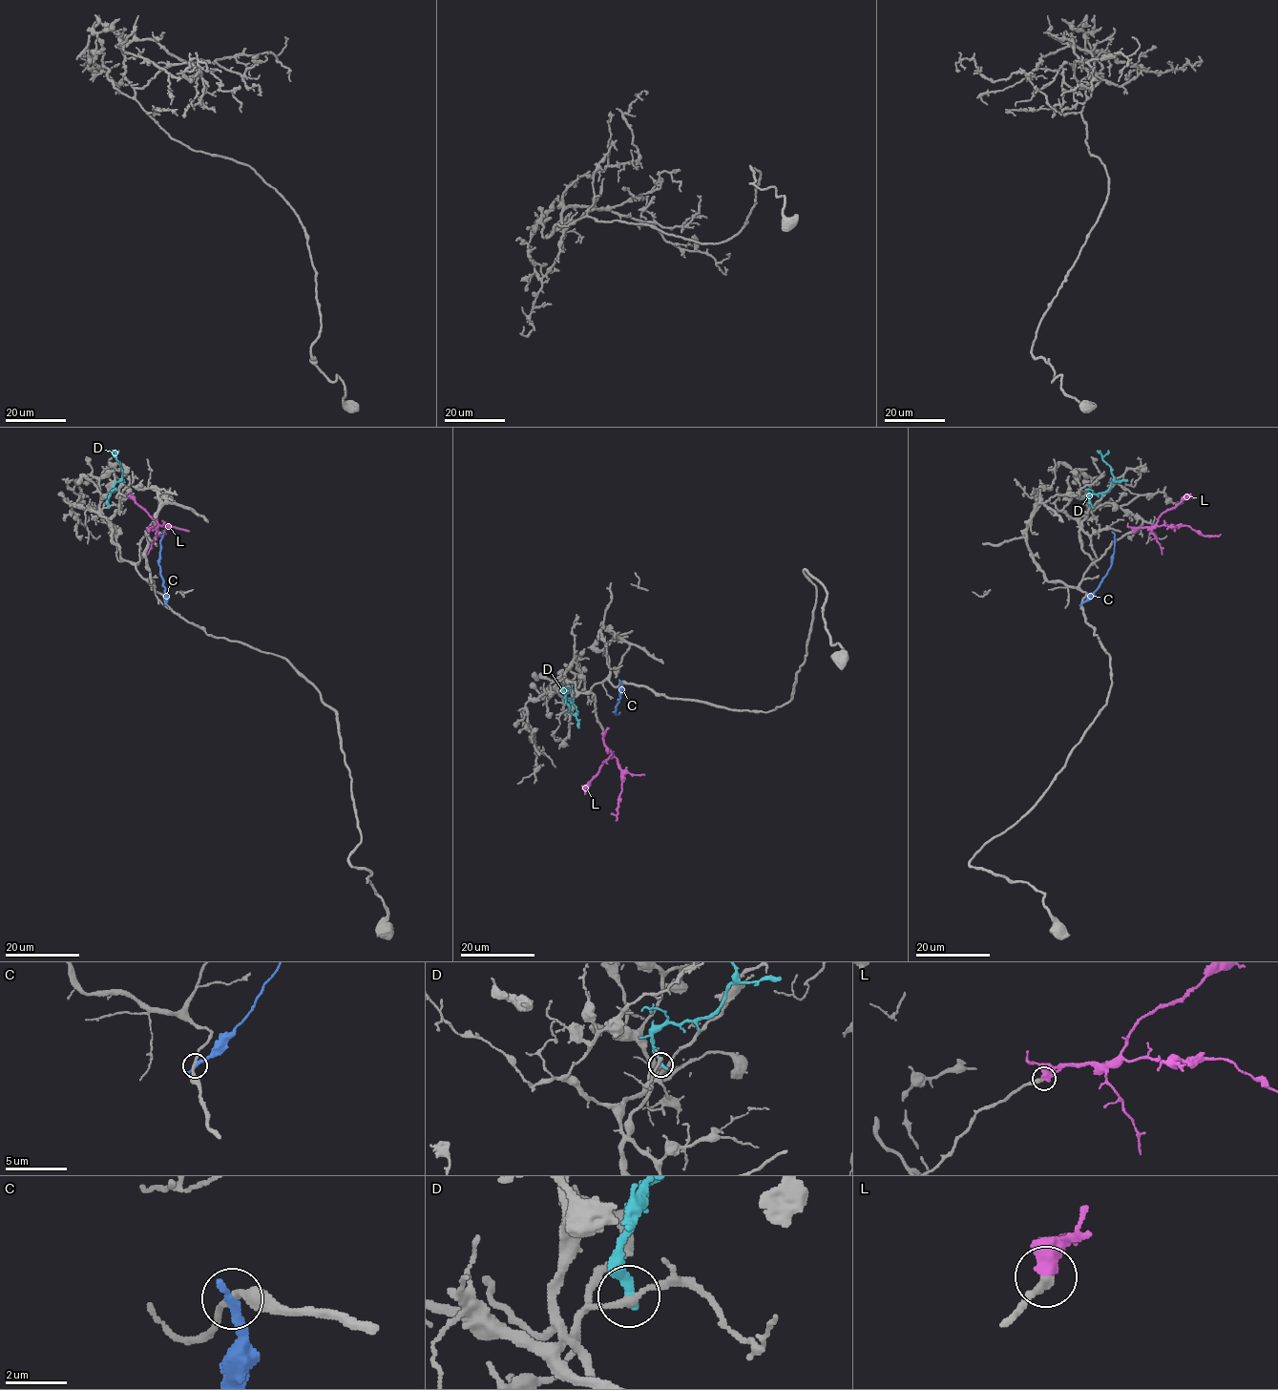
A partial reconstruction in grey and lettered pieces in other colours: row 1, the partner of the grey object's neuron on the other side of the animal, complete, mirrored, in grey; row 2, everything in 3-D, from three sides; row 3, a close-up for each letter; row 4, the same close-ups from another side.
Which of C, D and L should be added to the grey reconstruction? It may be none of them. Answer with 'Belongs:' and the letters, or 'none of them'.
Belongs: L

